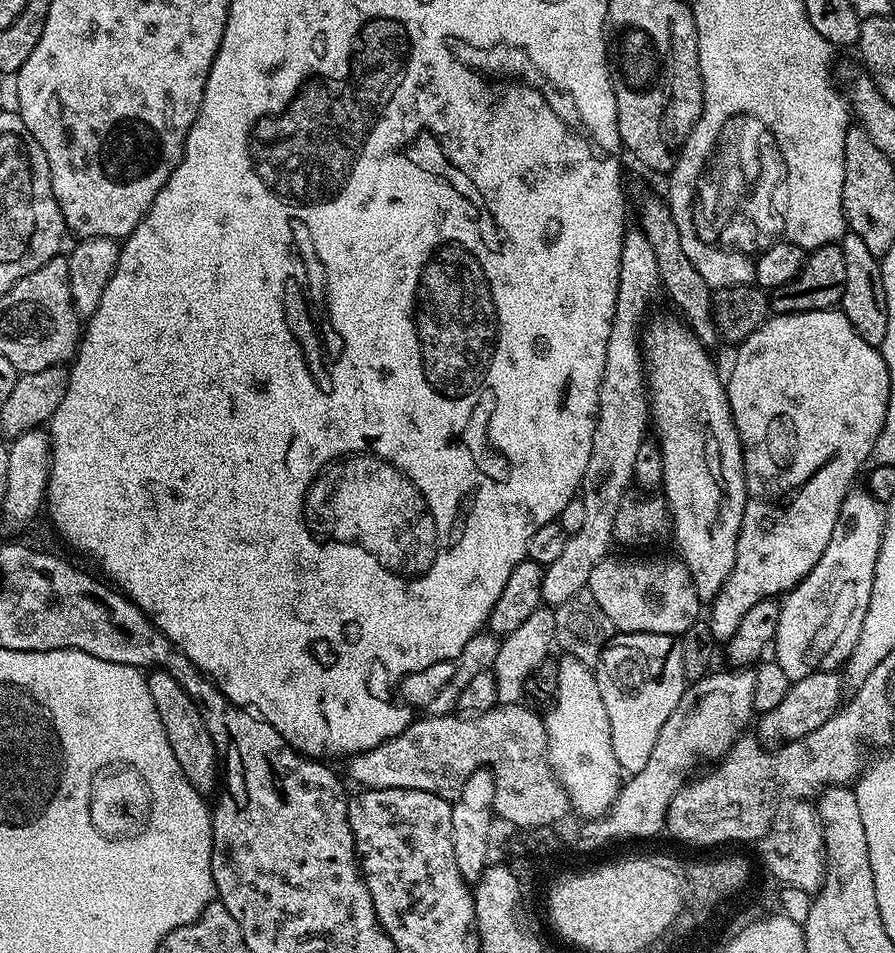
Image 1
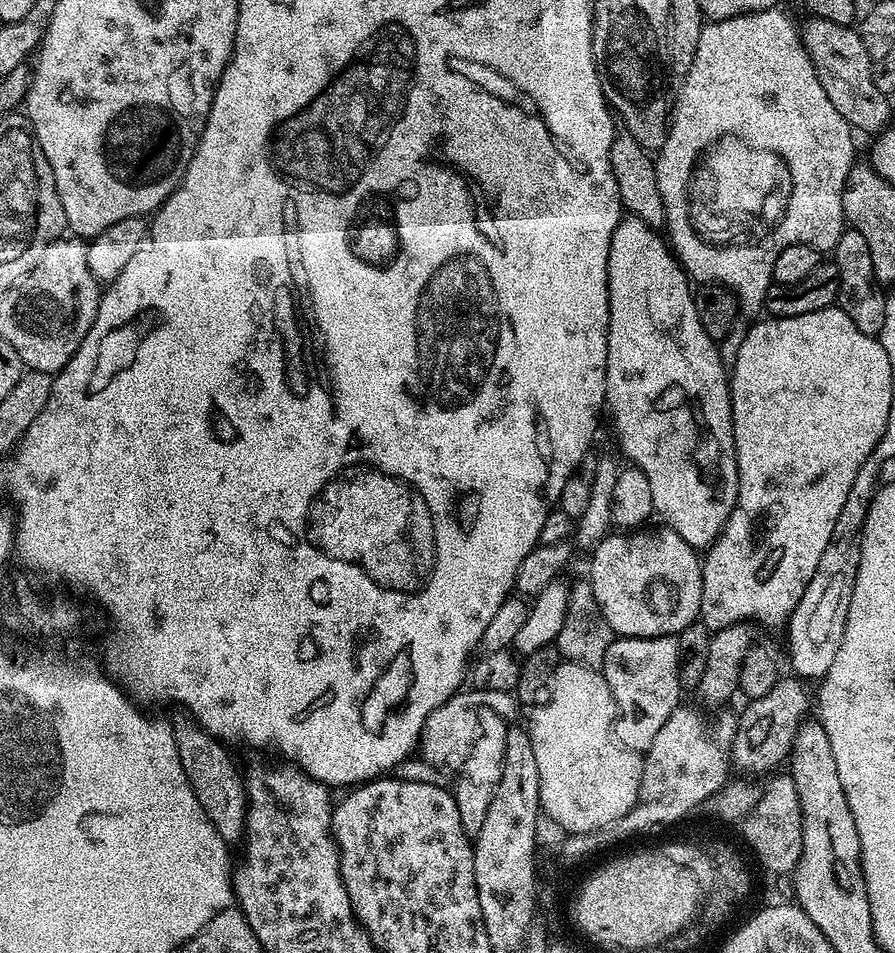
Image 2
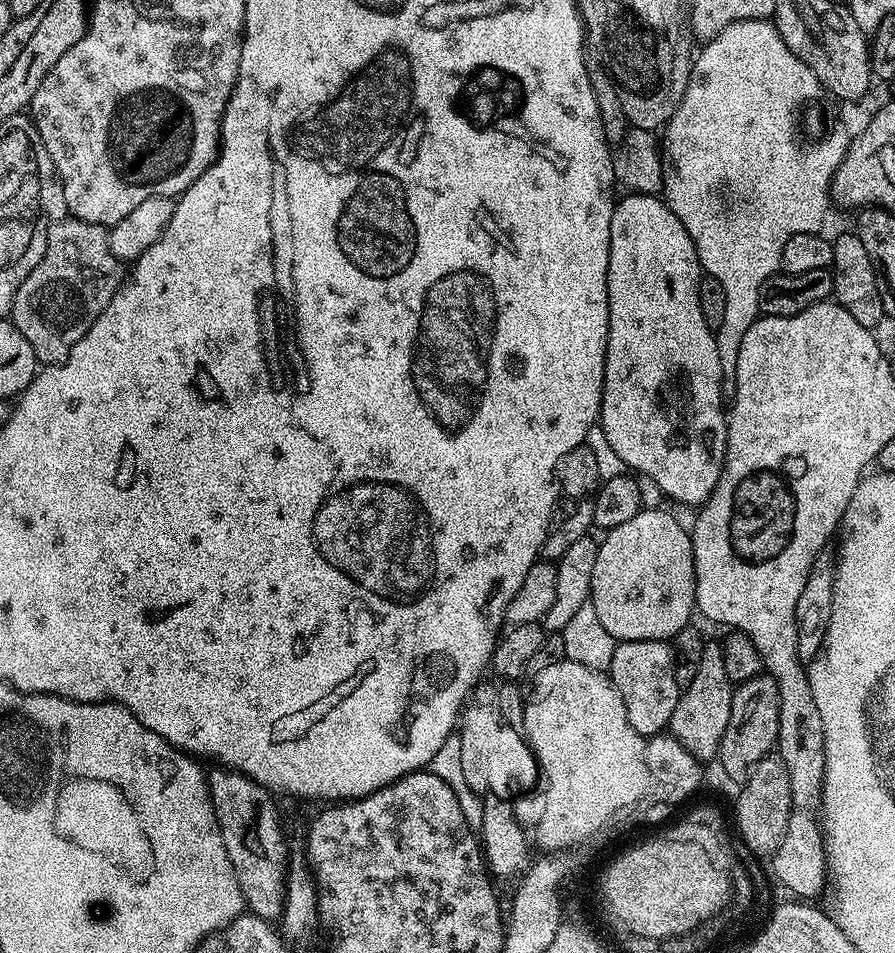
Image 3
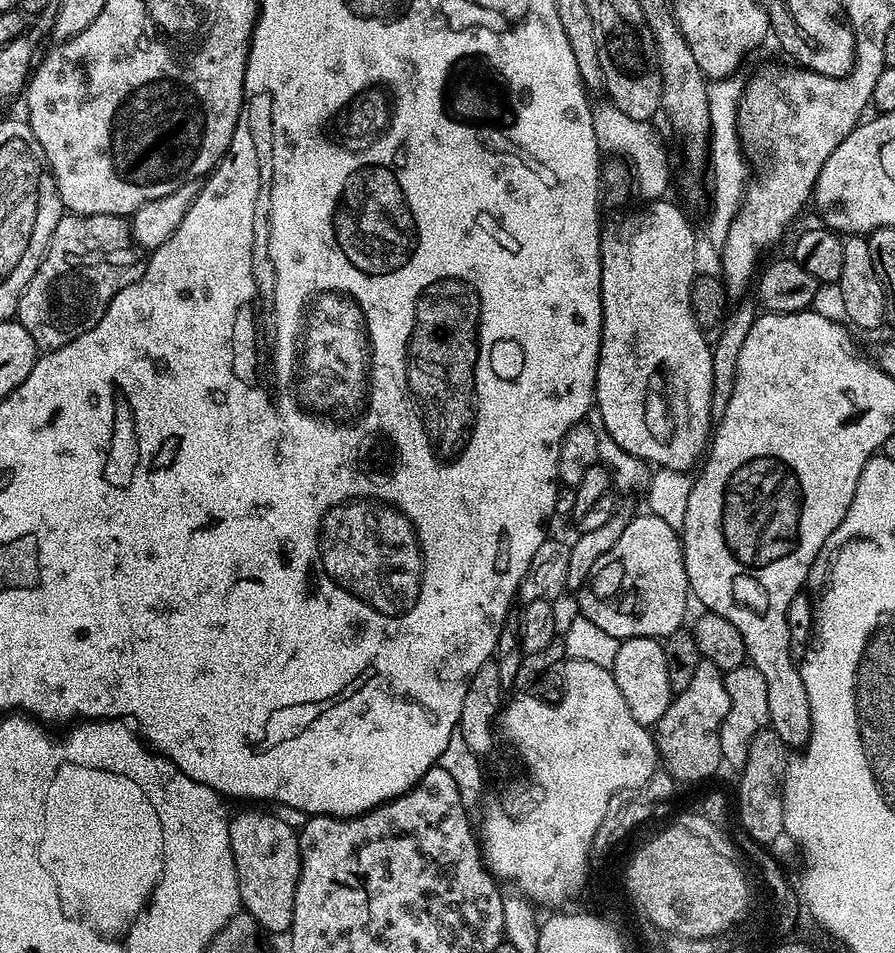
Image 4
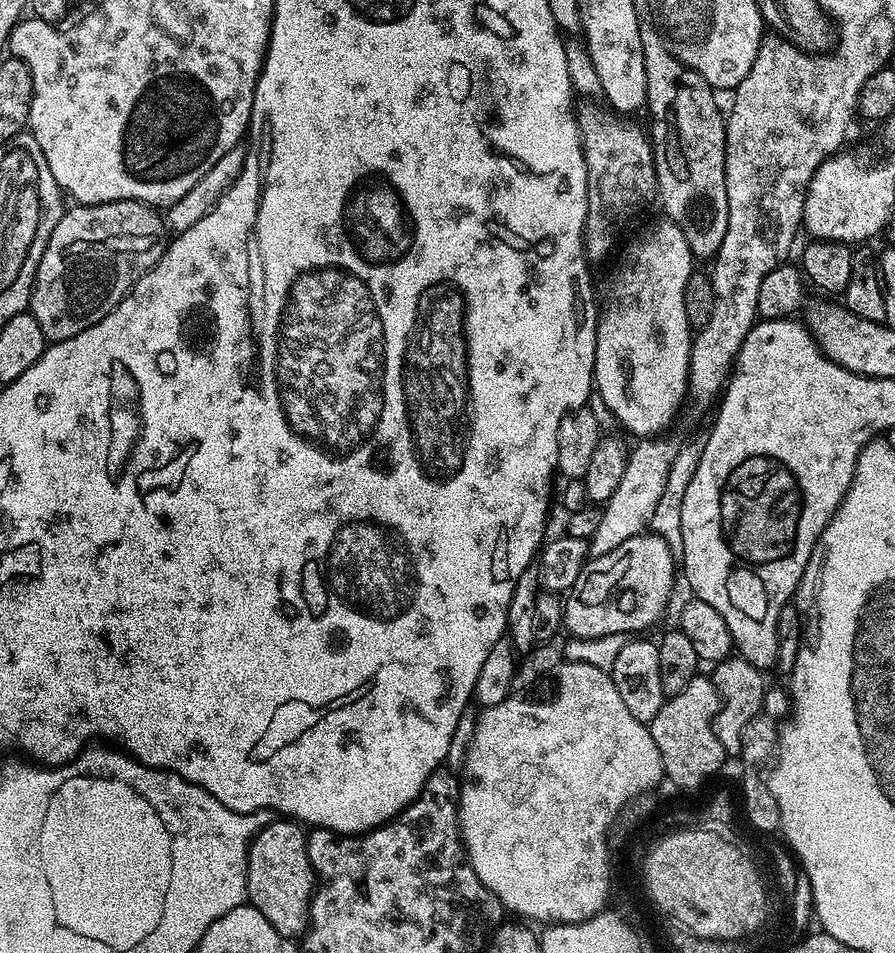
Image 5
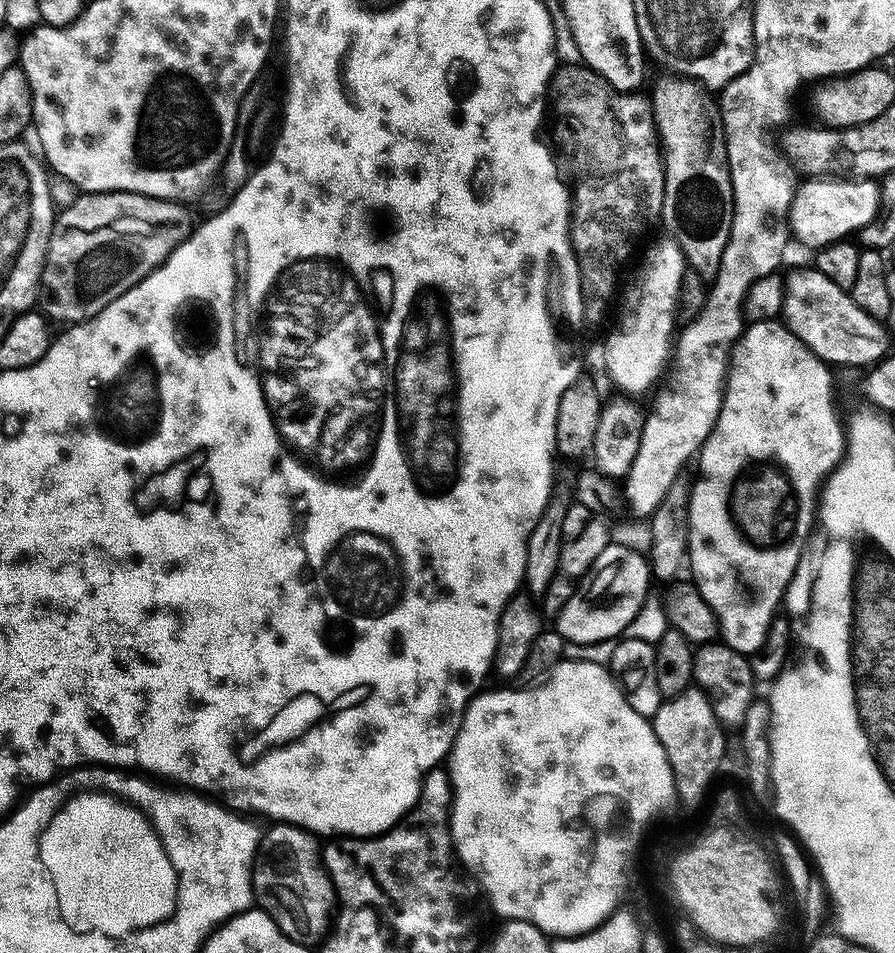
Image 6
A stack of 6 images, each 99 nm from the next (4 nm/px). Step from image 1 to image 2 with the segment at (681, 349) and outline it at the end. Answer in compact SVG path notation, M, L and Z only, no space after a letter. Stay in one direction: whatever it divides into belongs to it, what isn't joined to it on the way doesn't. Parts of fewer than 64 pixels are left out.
M626 216L620 221L618 227L614 230L612 241L610 242L610 254L608 255L608 353L606 354L606 378L604 379L604 403L606 412L612 415L612 428L616 431L616 440L620 443L620 448L624 451L624 456L629 465L637 468L646 474L646 479L650 482L651 497L655 508L655 515L661 516L663 523L669 528L673 528L675 532L682 538L686 538L686 542L690 547L697 550L707 550L715 544L716 539L720 536L720 531L726 526L726 522L730 518L732 508L736 504L736 495L738 494L738 470L736 469L736 447L734 446L734 434L732 433L732 394L730 391L730 372L726 367L724 359L720 356L720 349L717 341L710 338L710 334L706 334L706 329L702 326L702 322L698 322L698 306L696 305L696 297L694 295L693 285L690 283L690 277L684 270L683 264L676 259L669 241L660 237L661 233L657 229L652 228L645 221L638 217Z

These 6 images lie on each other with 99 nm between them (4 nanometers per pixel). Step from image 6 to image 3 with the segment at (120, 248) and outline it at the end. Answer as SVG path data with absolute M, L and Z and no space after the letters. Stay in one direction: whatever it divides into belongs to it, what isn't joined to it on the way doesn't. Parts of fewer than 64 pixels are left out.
M75 218L59 220L50 226L42 262L38 262L38 266L30 270L30 274L14 294L10 313L12 325L19 330L22 338L26 338L26 342L30 342L30 347L41 365L63 364L70 350L86 335L90 326L94 326L102 310L106 310L106 306L125 280L125 265L110 250L105 225L82 222Z

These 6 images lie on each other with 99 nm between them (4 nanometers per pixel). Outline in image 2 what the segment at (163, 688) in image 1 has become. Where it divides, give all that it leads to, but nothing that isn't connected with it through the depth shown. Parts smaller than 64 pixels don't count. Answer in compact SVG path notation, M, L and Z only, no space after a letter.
M179 714L171 717L174 746L178 746L178 762L182 762L182 770L186 770L186 778L190 782L190 790L194 790L194 798L202 802L202 810L214 822L218 834L229 846L239 845L244 838L244 827L248 821L248 793L246 780L236 769L227 747L215 736L196 723L191 716Z

